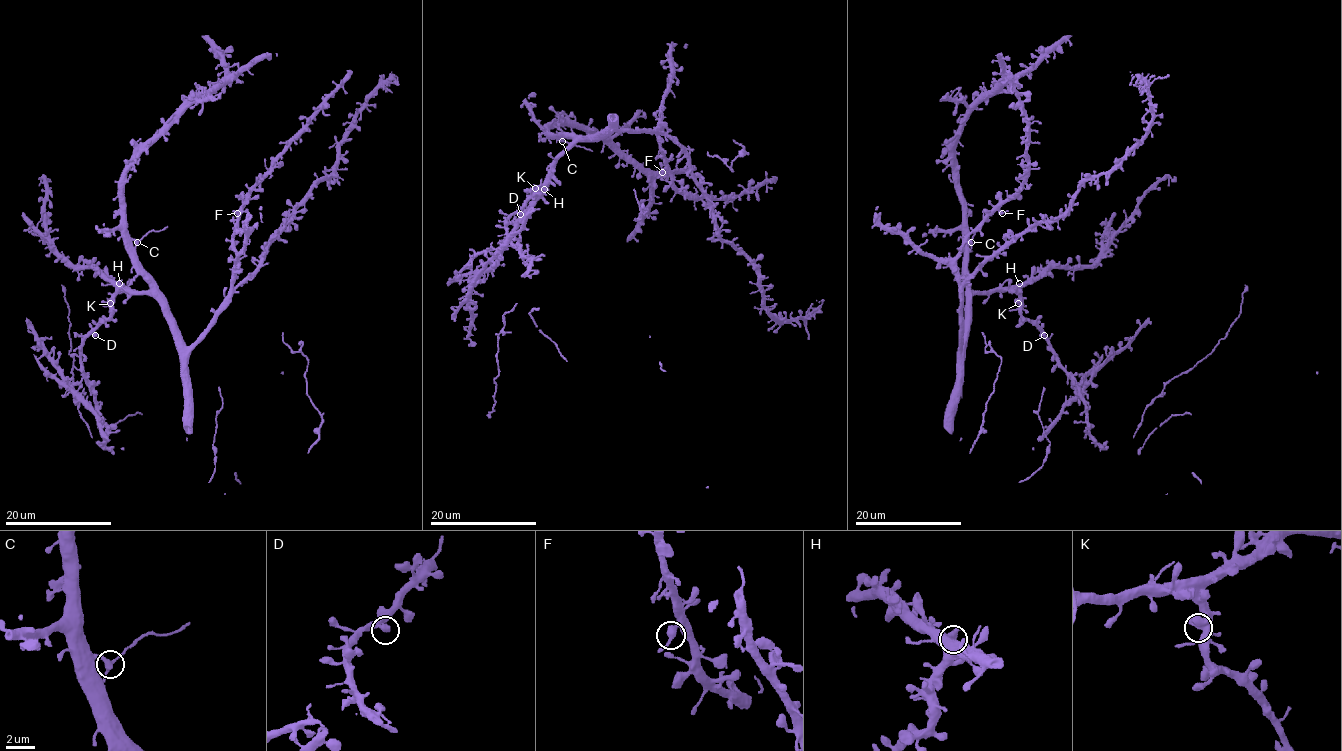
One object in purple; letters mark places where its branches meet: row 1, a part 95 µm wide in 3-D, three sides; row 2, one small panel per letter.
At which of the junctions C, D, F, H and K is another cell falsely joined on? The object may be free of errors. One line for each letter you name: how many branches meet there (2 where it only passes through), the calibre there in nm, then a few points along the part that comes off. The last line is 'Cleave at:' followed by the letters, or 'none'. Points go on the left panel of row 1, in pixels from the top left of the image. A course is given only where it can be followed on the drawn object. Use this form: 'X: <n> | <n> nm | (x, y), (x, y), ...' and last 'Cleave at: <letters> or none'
C: 3 | 260 nm | (137, 242), (149, 232), (167, 226)
Cleave at: C

